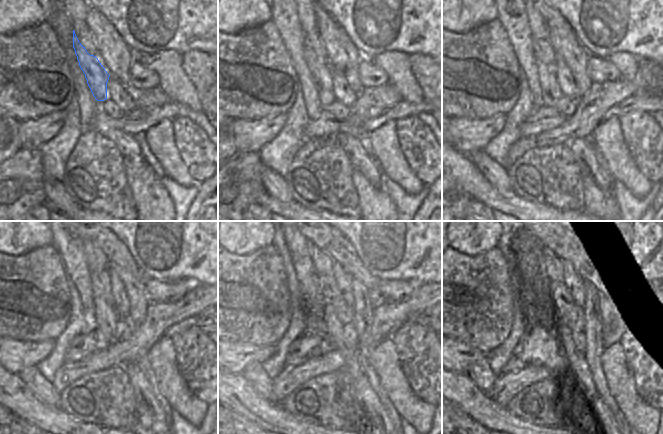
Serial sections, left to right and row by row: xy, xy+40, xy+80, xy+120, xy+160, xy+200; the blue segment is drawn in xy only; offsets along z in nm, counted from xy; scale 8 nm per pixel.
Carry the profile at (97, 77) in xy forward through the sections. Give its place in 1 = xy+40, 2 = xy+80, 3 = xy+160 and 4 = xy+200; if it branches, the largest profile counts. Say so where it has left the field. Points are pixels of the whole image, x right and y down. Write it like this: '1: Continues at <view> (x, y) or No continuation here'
1: Continues at xy+40 (322, 73)
2: Continues at xy+80 (551, 91)
3: Continues at xy+160 (327, 318)
4: Continues at xy+200 (560, 327)

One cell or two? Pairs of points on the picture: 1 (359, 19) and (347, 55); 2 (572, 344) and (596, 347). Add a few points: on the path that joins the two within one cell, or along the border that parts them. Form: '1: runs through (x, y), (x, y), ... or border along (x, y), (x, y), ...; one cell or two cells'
1: border along (338, 22), (363, 56); two cells
2: border along (582, 331), (584, 334), (585, 359), (589, 368); two cells

